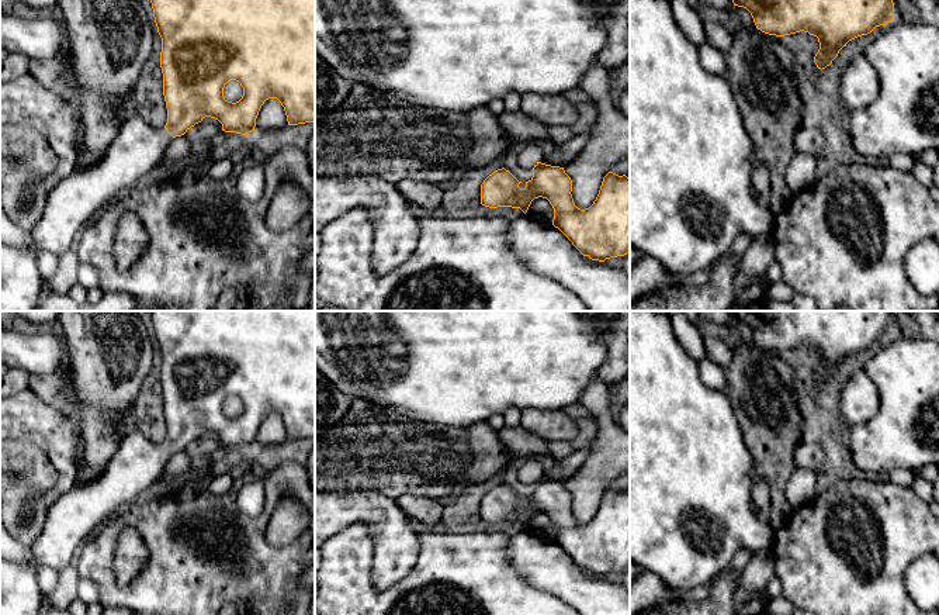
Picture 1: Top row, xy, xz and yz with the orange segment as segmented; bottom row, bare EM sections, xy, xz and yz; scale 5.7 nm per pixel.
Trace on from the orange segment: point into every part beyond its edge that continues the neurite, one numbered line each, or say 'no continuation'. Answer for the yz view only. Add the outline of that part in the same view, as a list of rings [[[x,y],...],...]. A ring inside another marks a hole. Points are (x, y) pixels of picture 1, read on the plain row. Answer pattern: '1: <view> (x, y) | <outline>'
no continuation

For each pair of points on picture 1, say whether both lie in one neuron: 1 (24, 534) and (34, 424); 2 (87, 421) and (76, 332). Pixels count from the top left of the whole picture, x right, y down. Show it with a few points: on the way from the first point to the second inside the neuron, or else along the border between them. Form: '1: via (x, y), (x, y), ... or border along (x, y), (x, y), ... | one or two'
1: via (38, 507), (62, 483), (61, 451) | one
2: via (90, 398), (90, 355) | one

